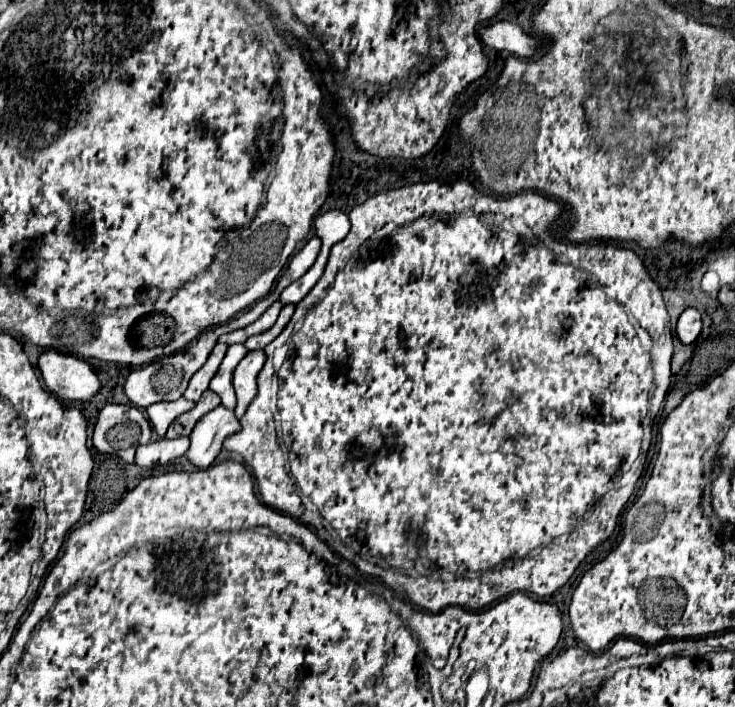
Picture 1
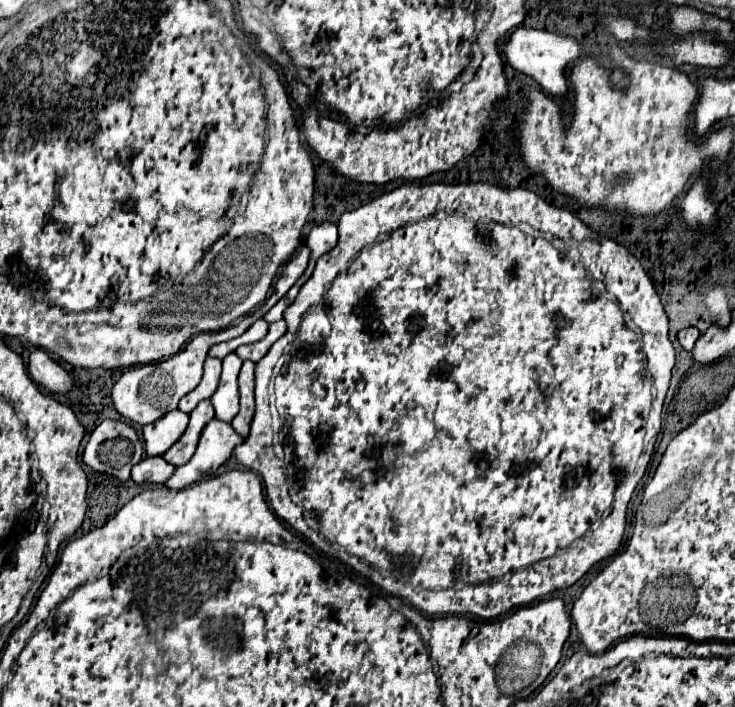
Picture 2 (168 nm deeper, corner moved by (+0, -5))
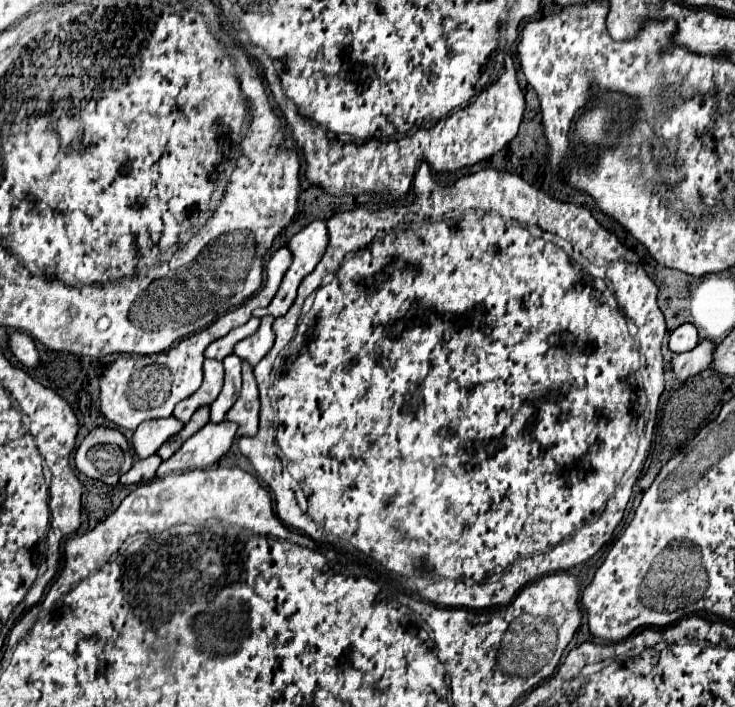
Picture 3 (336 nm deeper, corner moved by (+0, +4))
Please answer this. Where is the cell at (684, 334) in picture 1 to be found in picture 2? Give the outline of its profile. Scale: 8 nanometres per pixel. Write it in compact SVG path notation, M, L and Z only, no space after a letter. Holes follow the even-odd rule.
M687 327L687 329L679 331L679 335L677 335L677 339L679 339L679 343L681 343L681 347L685 351L691 351L693 349L697 337L699 337L699 329L697 327Z

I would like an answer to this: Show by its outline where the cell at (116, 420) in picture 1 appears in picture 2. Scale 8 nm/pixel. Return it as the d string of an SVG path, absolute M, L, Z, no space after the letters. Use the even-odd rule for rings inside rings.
M105 419L99 427L95 427L95 431L91 433L91 437L83 449L83 465L93 469L95 473L113 477L117 481L127 481L131 467L135 463L139 463L141 459L143 459L143 443L137 437L135 429L131 425L125 425L125 423L113 421L113 419Z

